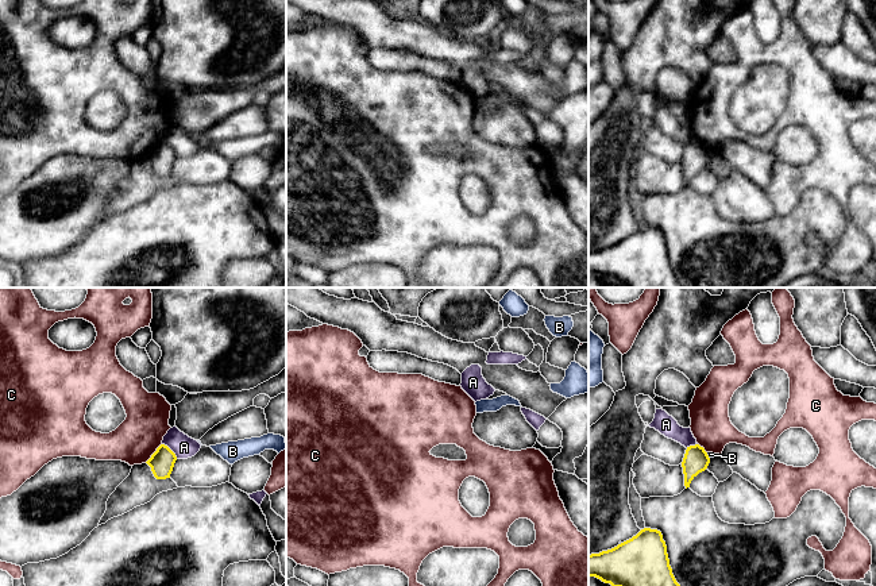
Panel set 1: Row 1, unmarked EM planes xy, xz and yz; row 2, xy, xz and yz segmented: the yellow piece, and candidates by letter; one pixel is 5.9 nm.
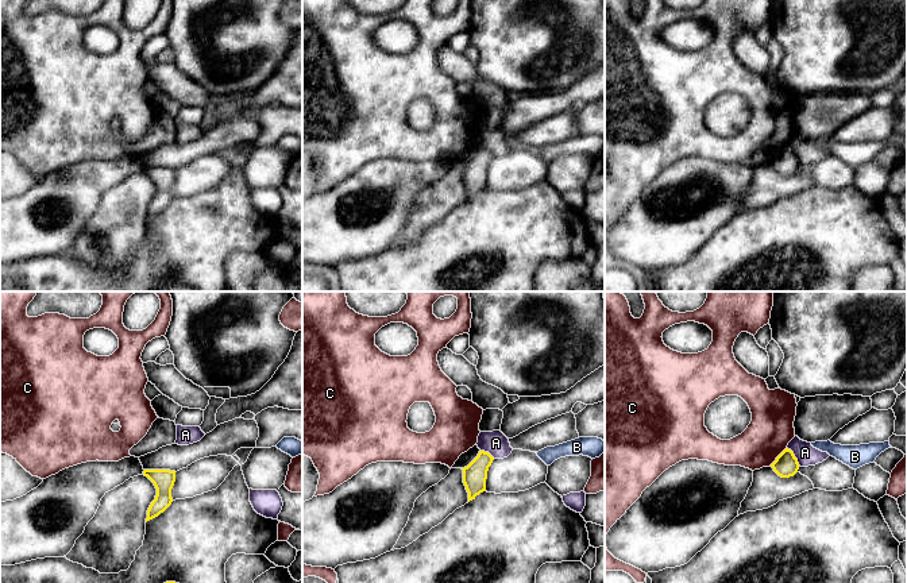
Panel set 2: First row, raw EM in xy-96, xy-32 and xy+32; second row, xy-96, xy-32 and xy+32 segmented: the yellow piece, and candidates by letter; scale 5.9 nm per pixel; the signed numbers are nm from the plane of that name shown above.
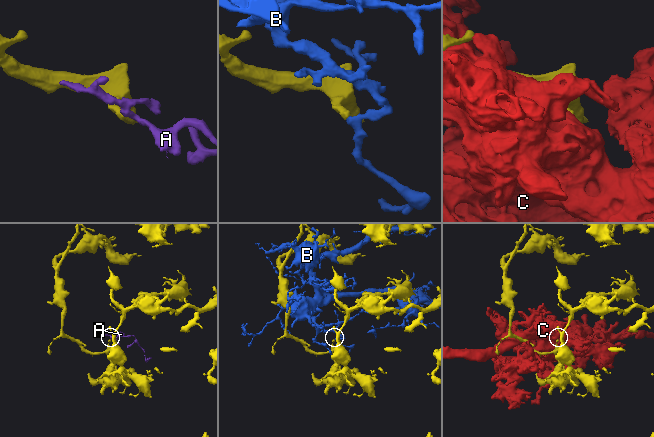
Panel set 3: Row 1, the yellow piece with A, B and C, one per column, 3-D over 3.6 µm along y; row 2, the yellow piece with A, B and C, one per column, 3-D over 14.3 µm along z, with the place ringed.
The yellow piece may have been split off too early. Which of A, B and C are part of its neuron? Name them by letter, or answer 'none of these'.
none of these

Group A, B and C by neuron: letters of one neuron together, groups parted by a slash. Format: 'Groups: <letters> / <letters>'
Groups: A / B / C

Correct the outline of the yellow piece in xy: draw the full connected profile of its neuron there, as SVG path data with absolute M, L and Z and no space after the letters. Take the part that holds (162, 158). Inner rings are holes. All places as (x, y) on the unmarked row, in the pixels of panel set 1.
M161 142L146 161L157 177L166 177L170 176L175 158L175 151L167 143Z

